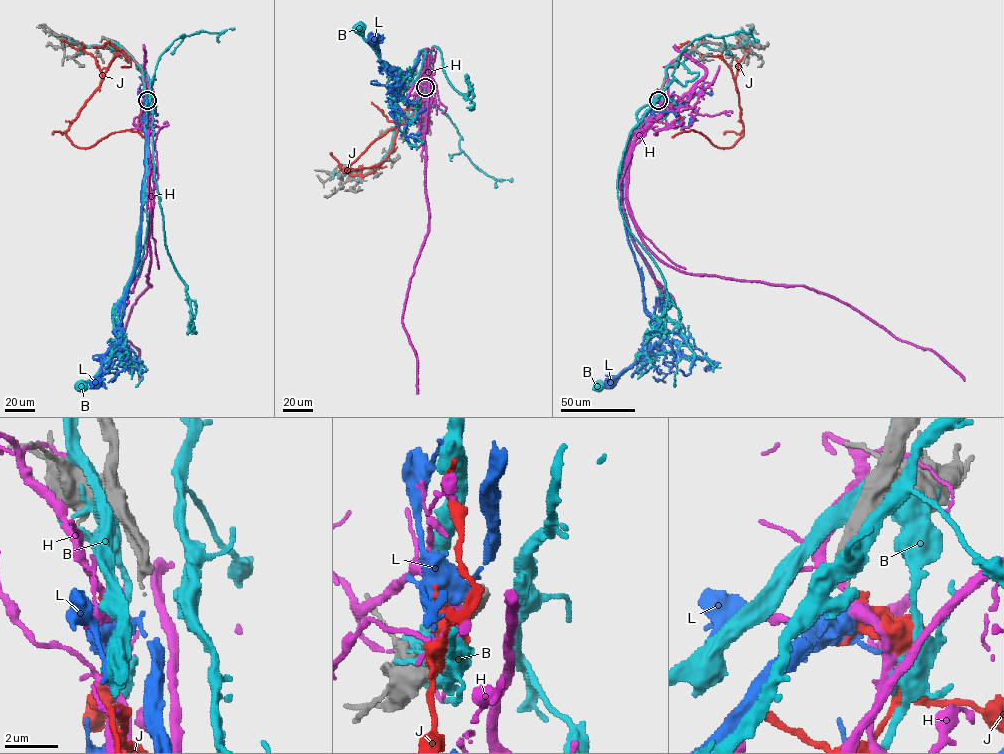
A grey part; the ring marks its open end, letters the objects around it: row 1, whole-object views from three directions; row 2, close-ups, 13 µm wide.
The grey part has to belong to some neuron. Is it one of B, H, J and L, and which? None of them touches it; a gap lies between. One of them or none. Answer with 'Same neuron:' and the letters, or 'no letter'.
Same neuron: L

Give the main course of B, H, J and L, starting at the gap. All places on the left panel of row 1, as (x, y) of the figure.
B: (149, 99), (152, 81), (136, 63), (146, 101), (147, 166), (136, 261), (113, 310), (118, 346), (80, 384)
H: (146, 101), (150, 259), (147, 274), (150, 286), (133, 305), (124, 334), (138, 349), (140, 381)
J: (146, 100), (137, 131), (116, 132), (85, 148), (66, 136), (118, 49), (131, 63), (121, 66)
L: (147, 101), (140, 249), (125, 300), (121, 324), (115, 331), (119, 341), (104, 355), (99, 382), (95, 382)

